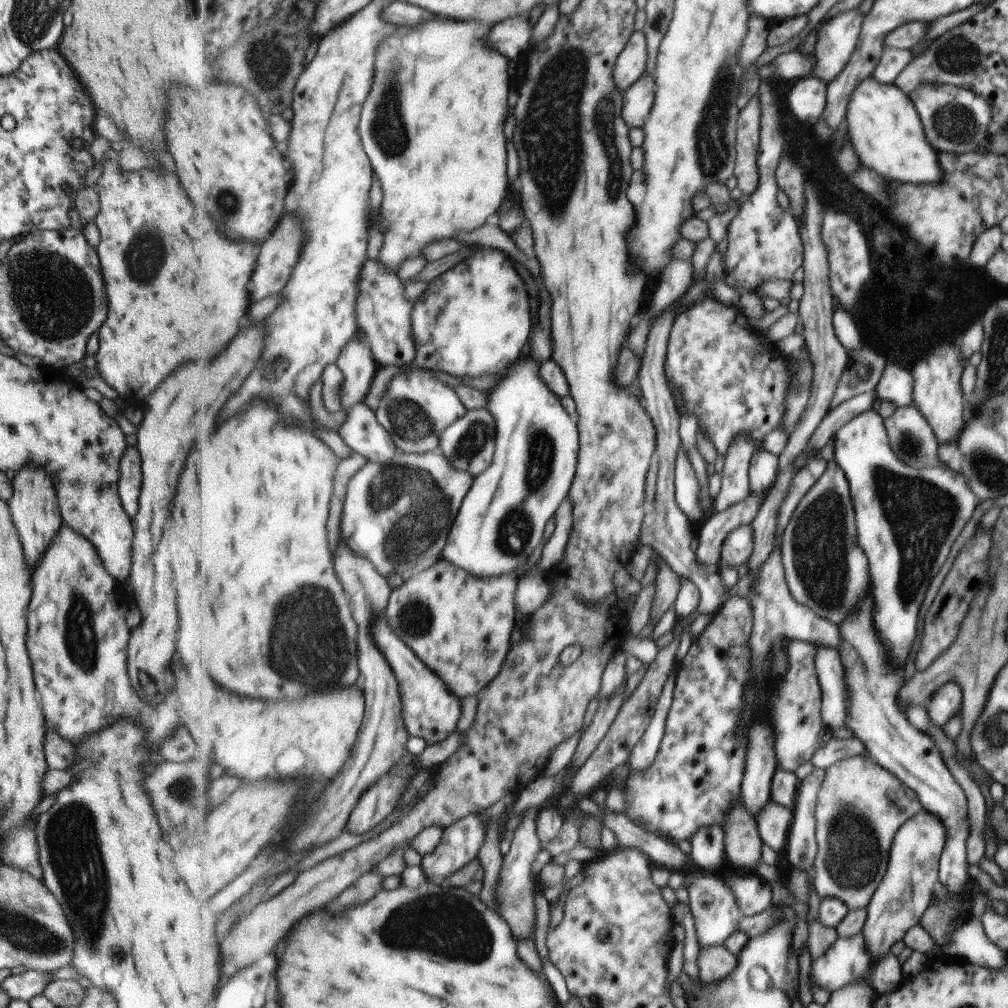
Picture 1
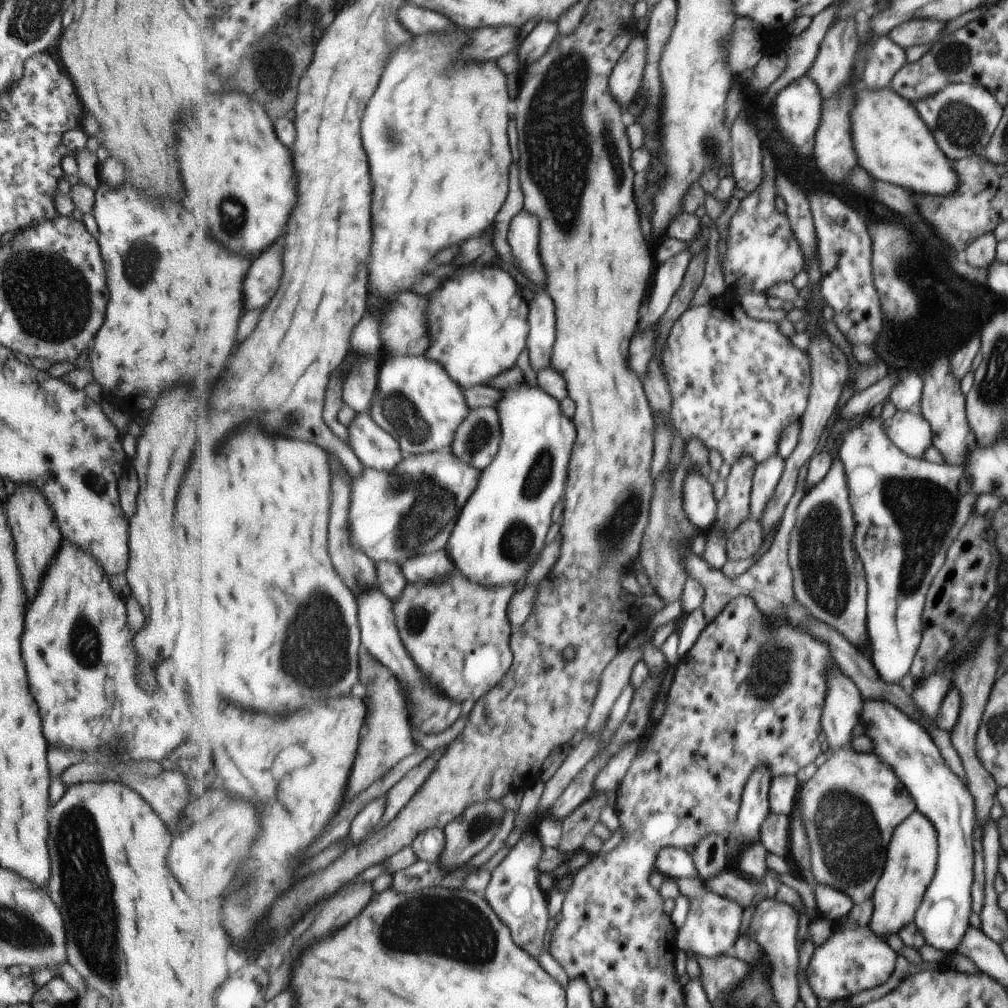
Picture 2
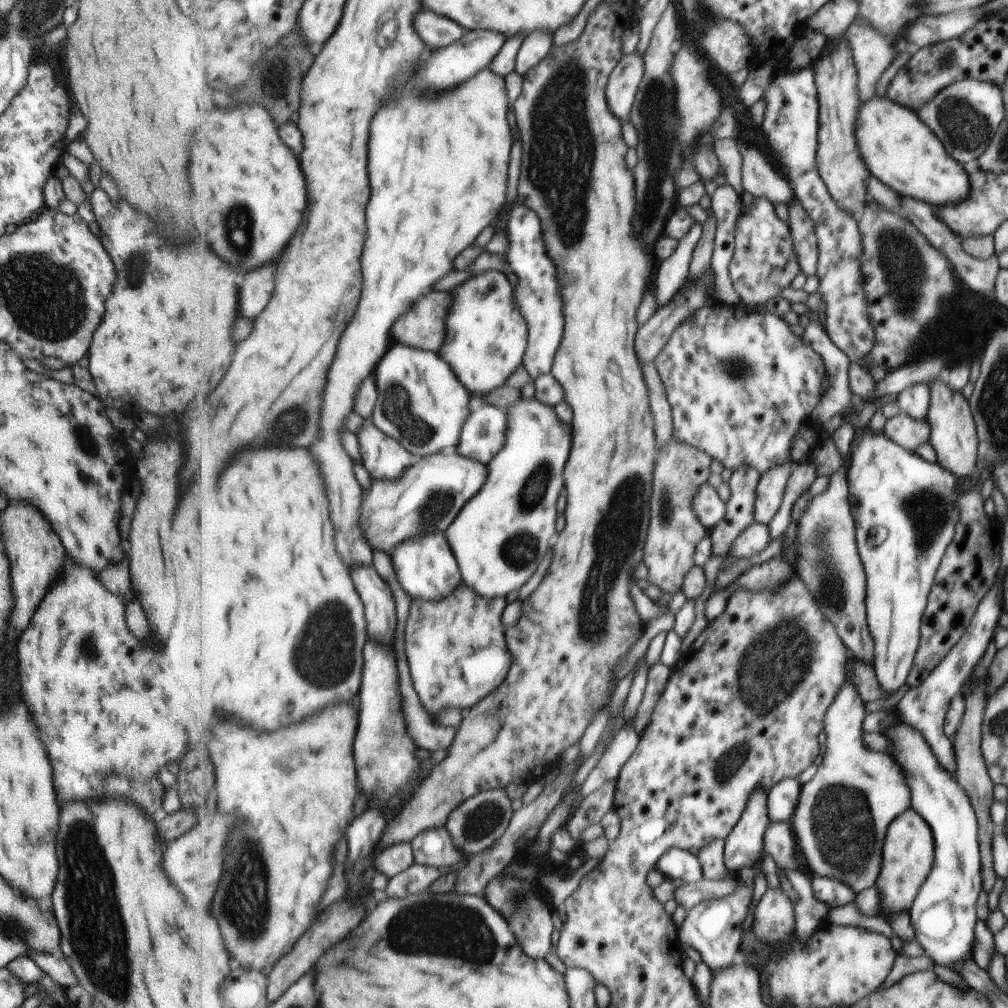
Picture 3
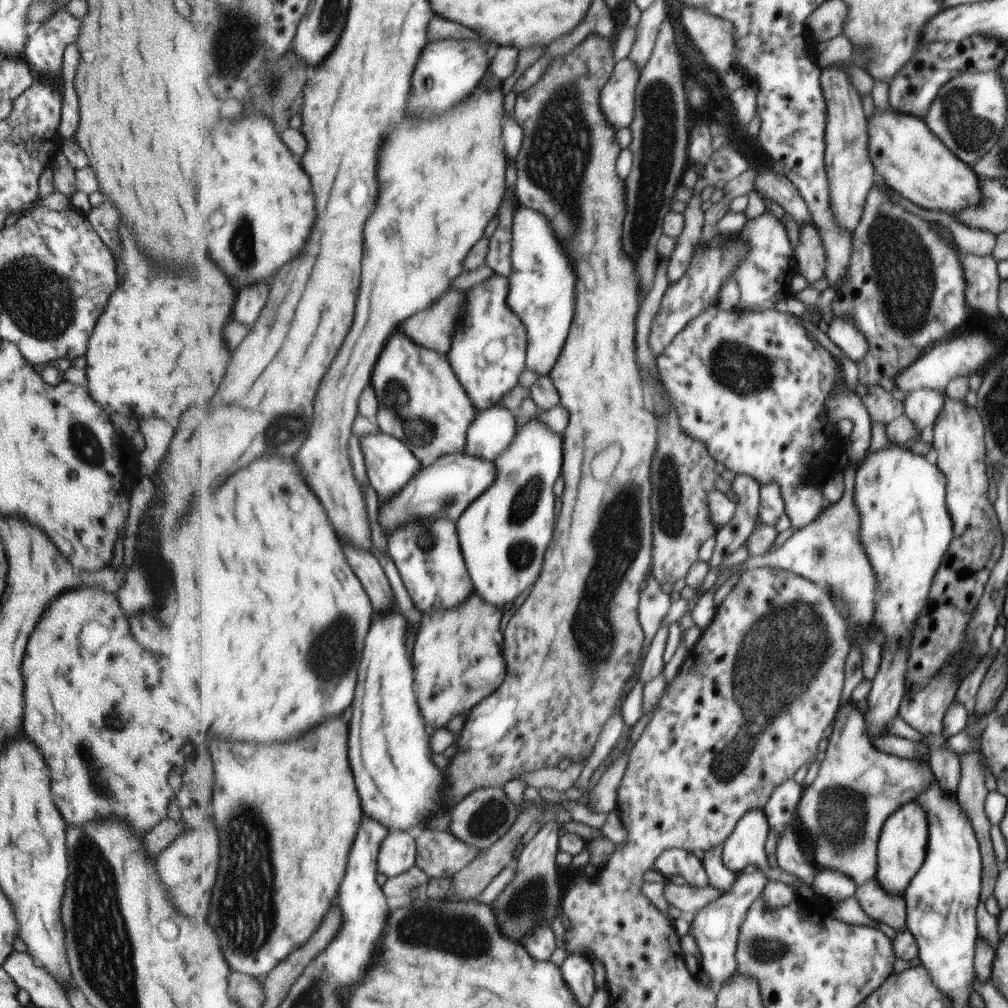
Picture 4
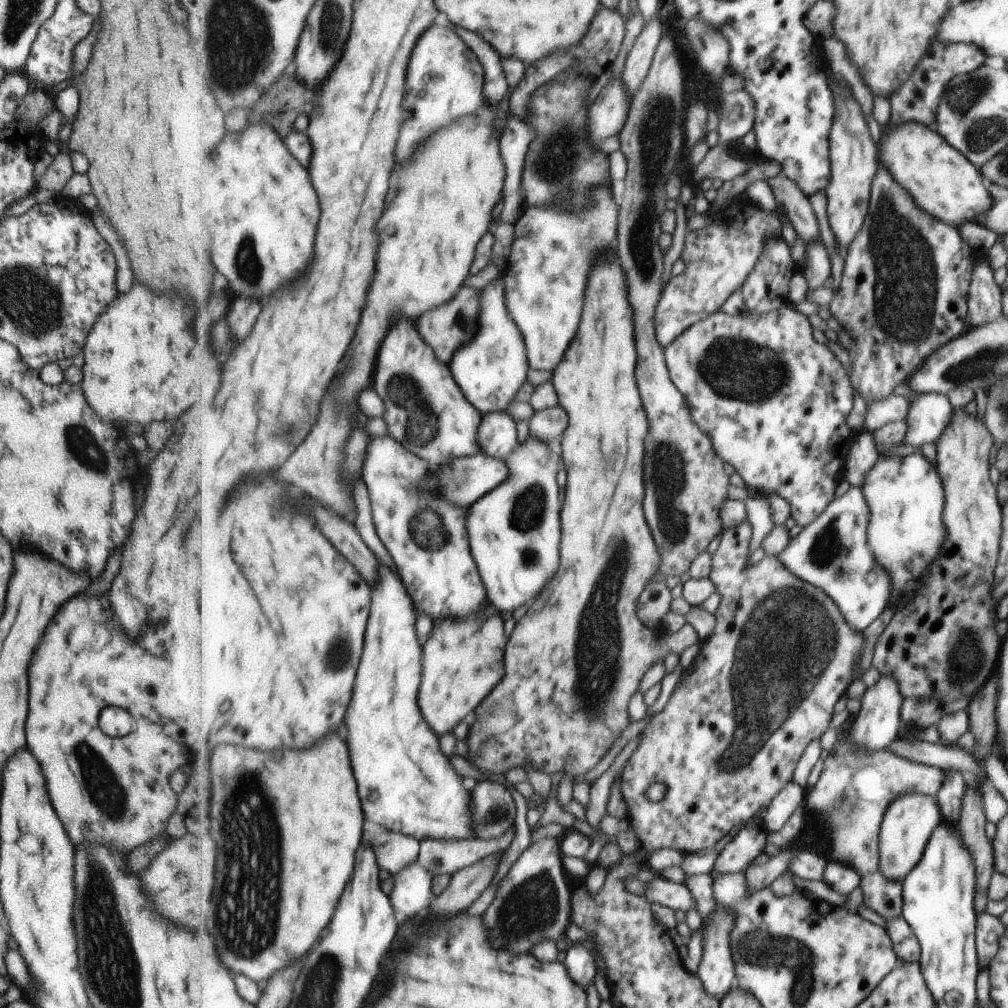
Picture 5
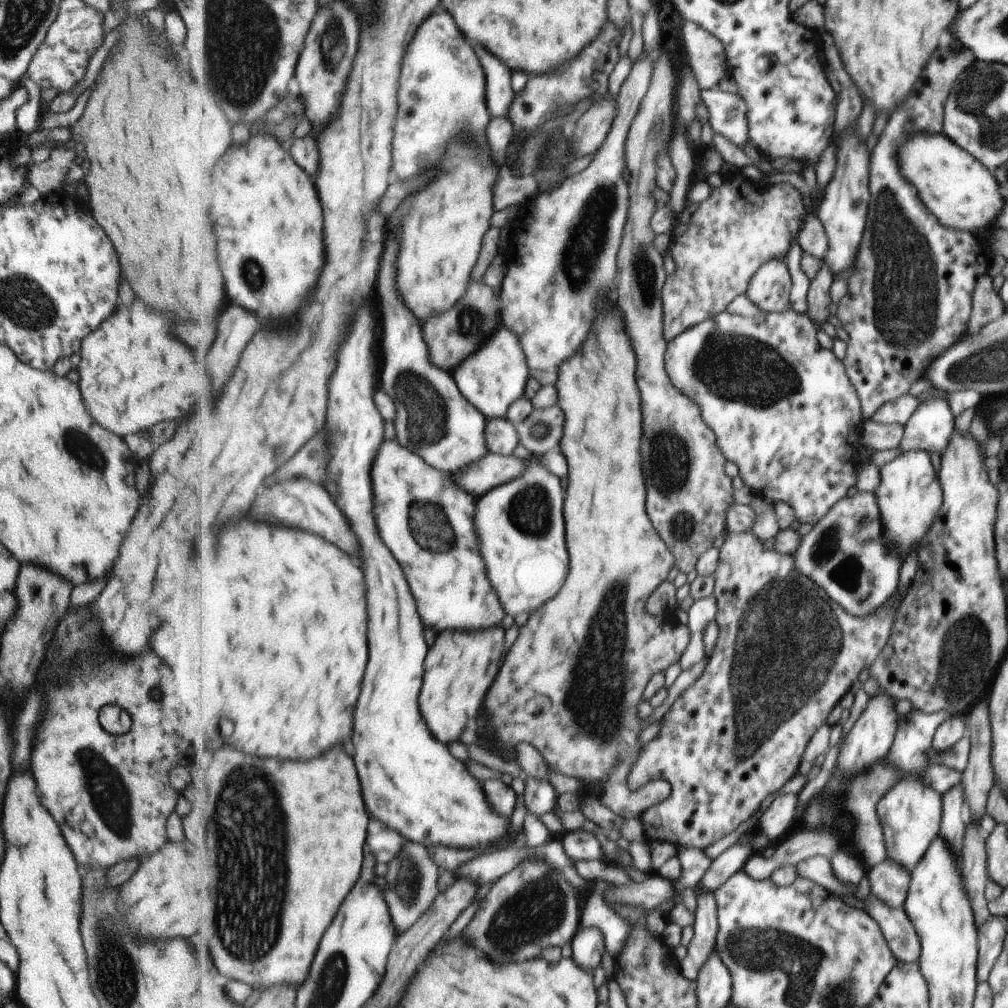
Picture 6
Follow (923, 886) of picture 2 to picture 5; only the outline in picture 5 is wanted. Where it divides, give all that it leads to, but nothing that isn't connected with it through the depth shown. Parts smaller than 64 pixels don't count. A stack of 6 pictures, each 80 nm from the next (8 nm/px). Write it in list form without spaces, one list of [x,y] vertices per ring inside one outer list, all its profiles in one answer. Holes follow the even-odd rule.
[[[911,794],[894,799],[880,824],[878,871],[889,880],[903,882],[923,856],[932,830],[940,821],[939,802],[932,796]]]

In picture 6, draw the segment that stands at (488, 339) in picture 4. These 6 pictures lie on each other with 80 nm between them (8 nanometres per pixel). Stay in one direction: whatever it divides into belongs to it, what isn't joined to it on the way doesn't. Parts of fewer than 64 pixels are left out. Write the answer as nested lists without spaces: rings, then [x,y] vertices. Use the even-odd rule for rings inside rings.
[[[504,322],[501,332],[497,332],[497,336],[493,336],[493,340],[489,340],[481,352],[475,351],[469,360],[465,360],[465,364],[461,363],[455,372],[460,391],[489,419],[507,416],[509,406],[524,397],[525,387],[531,377],[528,356],[521,346],[520,338]]]

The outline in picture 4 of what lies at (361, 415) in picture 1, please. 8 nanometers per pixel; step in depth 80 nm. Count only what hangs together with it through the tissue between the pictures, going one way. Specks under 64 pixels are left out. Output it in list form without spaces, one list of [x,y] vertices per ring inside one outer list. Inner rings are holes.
[[[379,432],[379,434],[365,435],[360,439],[360,443],[367,462],[369,480],[377,491],[381,504],[388,503],[389,499],[395,498],[397,492],[403,491],[422,467],[422,462],[417,458],[416,453],[397,437]]]

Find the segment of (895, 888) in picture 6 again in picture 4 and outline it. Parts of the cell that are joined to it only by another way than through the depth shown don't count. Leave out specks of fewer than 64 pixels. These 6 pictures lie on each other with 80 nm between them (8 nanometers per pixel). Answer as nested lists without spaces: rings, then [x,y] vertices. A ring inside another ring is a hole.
[[[873,878],[860,884],[856,890],[856,897],[863,914],[887,924],[895,933],[906,930],[905,905],[901,895],[887,894]]]

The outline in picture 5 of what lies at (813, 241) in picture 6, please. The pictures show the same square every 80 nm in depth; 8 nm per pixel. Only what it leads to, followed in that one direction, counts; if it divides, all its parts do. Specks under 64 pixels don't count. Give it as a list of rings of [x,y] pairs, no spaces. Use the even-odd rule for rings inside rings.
[[[785,174],[768,178],[761,186],[773,193],[778,202],[786,209],[799,238],[805,244],[819,237],[817,214],[809,202],[809,196],[801,192],[802,188]]]

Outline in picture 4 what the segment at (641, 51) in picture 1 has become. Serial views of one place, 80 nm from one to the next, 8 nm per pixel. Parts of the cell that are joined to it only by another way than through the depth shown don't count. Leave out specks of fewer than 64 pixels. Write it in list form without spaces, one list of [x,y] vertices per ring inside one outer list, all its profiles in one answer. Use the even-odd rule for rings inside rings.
[[[629,56],[621,59],[601,93],[601,108],[610,125],[617,130],[632,126],[636,109],[636,88],[641,75],[642,70]]]

